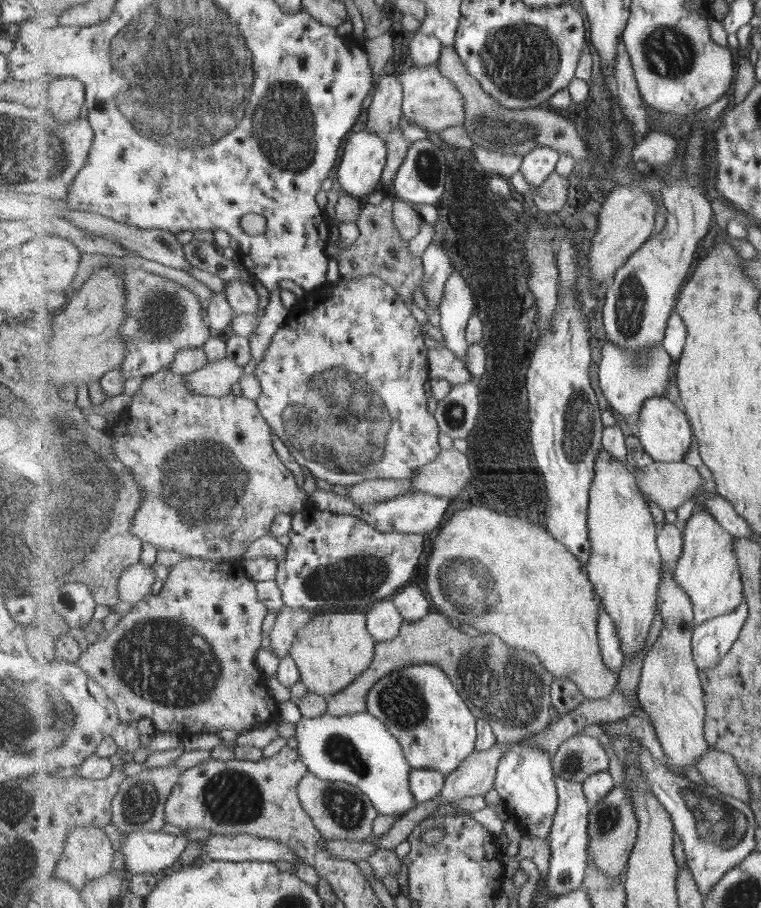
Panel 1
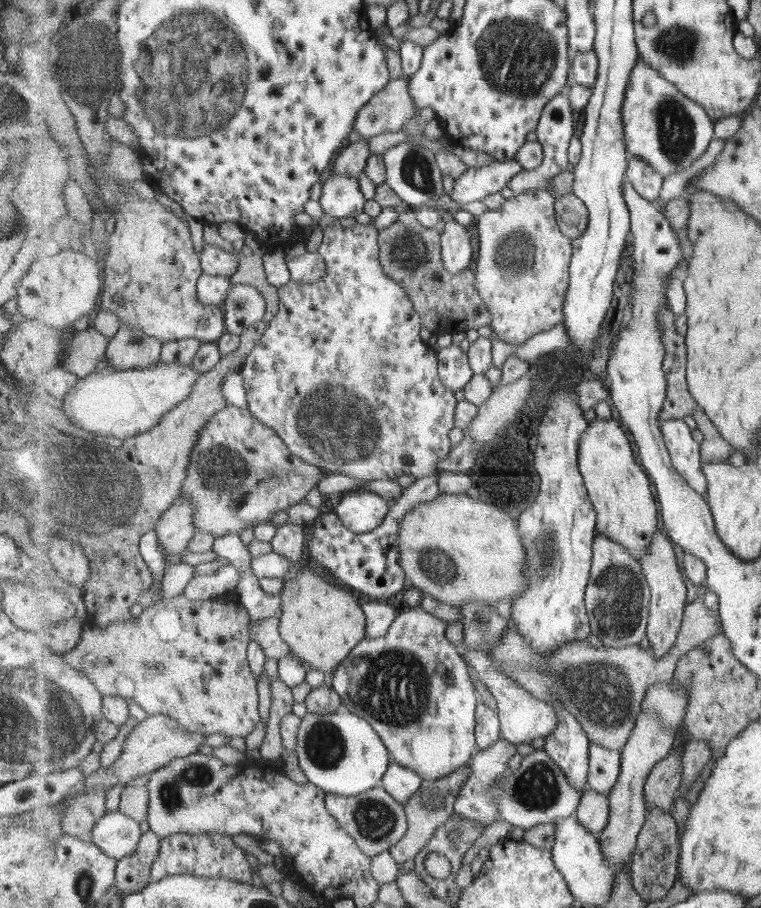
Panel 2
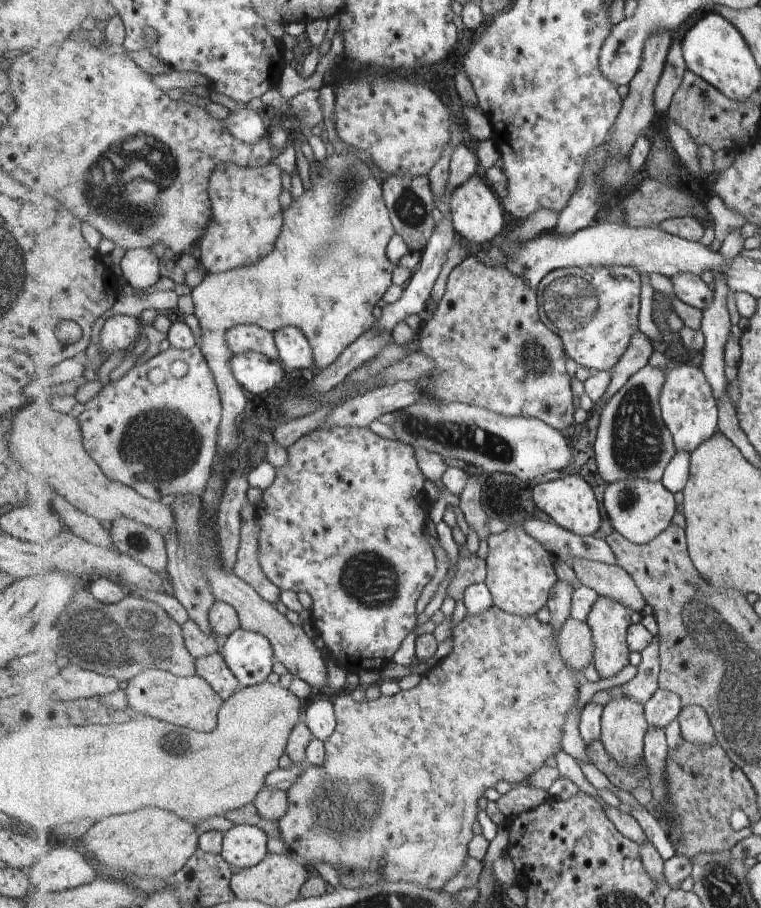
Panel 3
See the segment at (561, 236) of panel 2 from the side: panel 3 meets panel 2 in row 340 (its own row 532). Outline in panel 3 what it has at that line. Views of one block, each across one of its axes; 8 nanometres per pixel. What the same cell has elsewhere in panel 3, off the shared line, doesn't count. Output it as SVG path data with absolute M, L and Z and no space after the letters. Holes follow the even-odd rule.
M509 524L507 530L488 538L488 575L485 584L492 592L494 604L499 608L514 615L533 616L543 606L547 606L558 576L554 562L551 562L551 553L522 524Z

